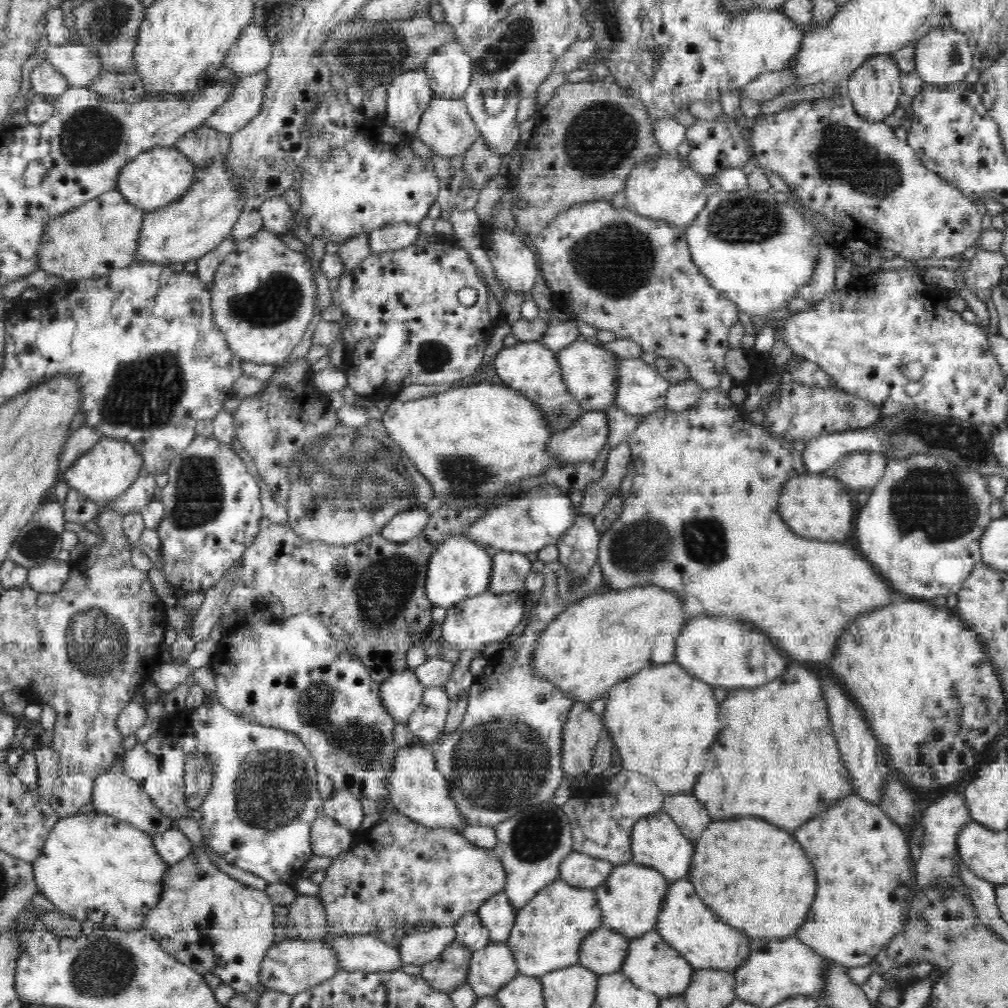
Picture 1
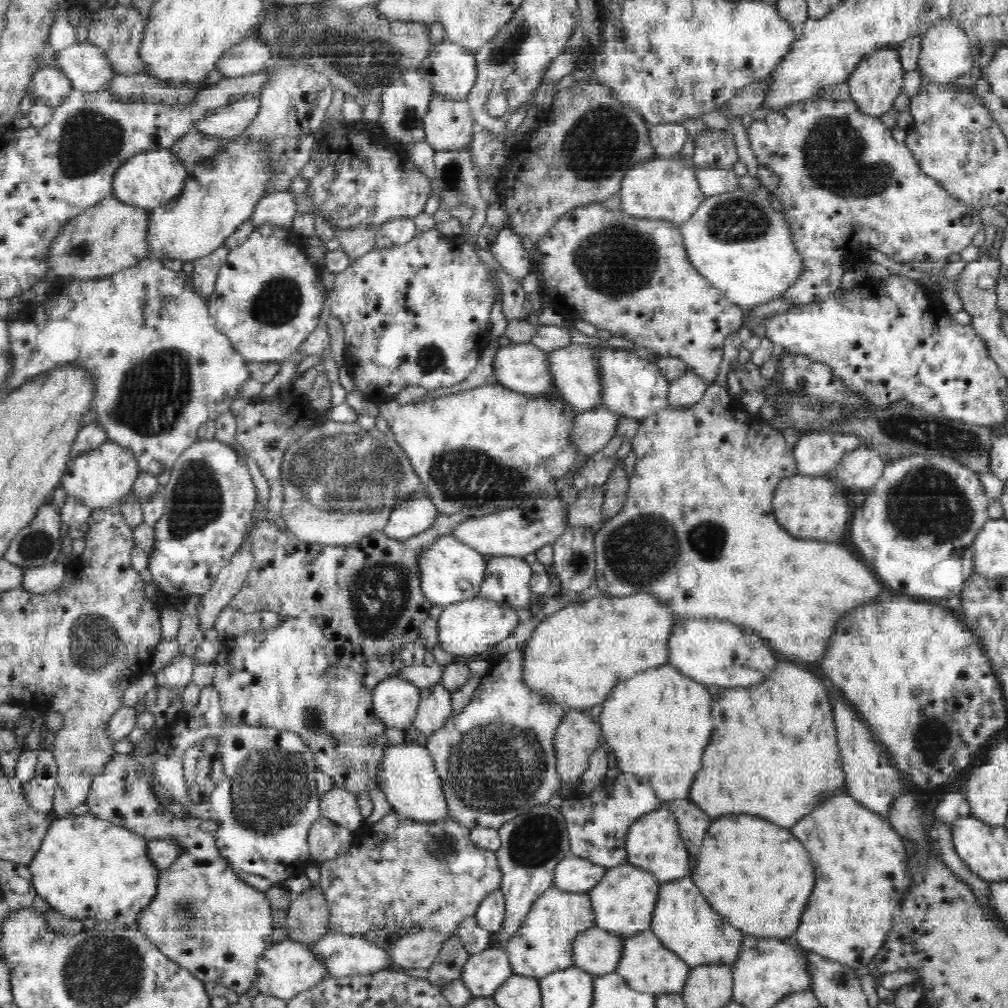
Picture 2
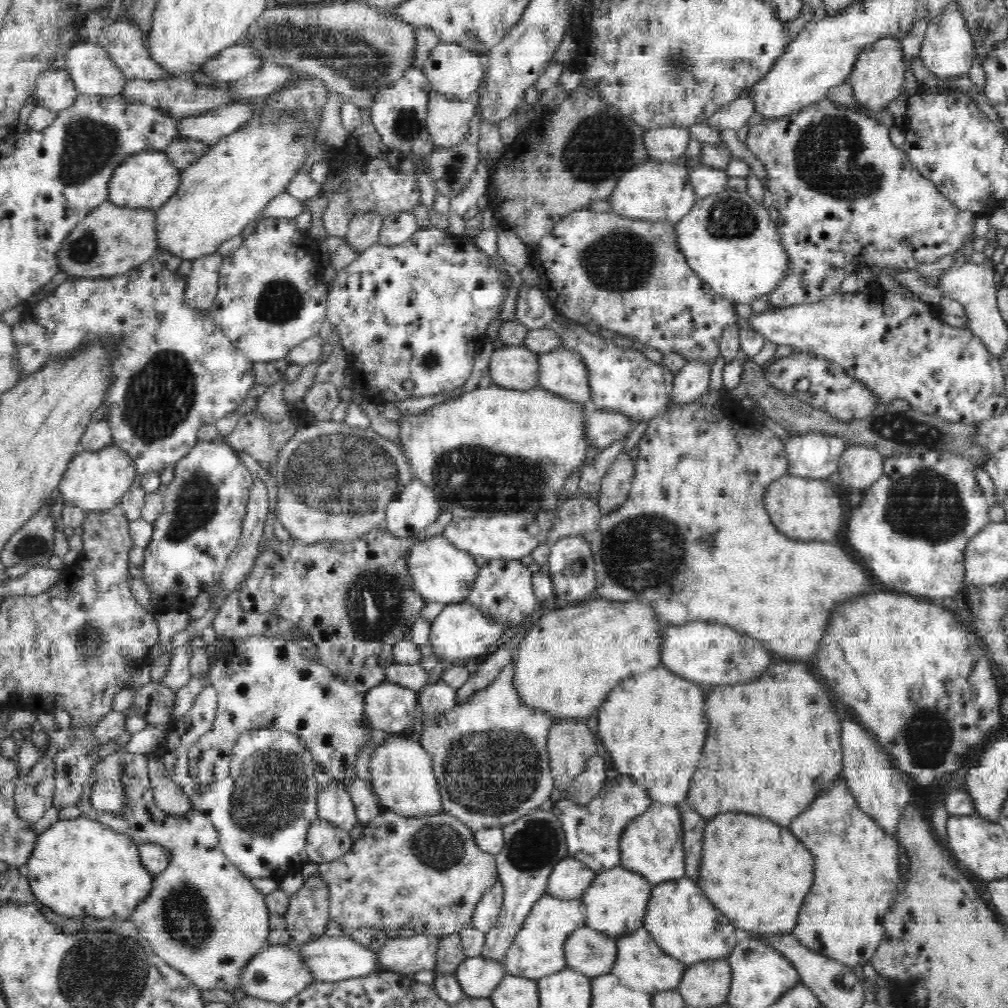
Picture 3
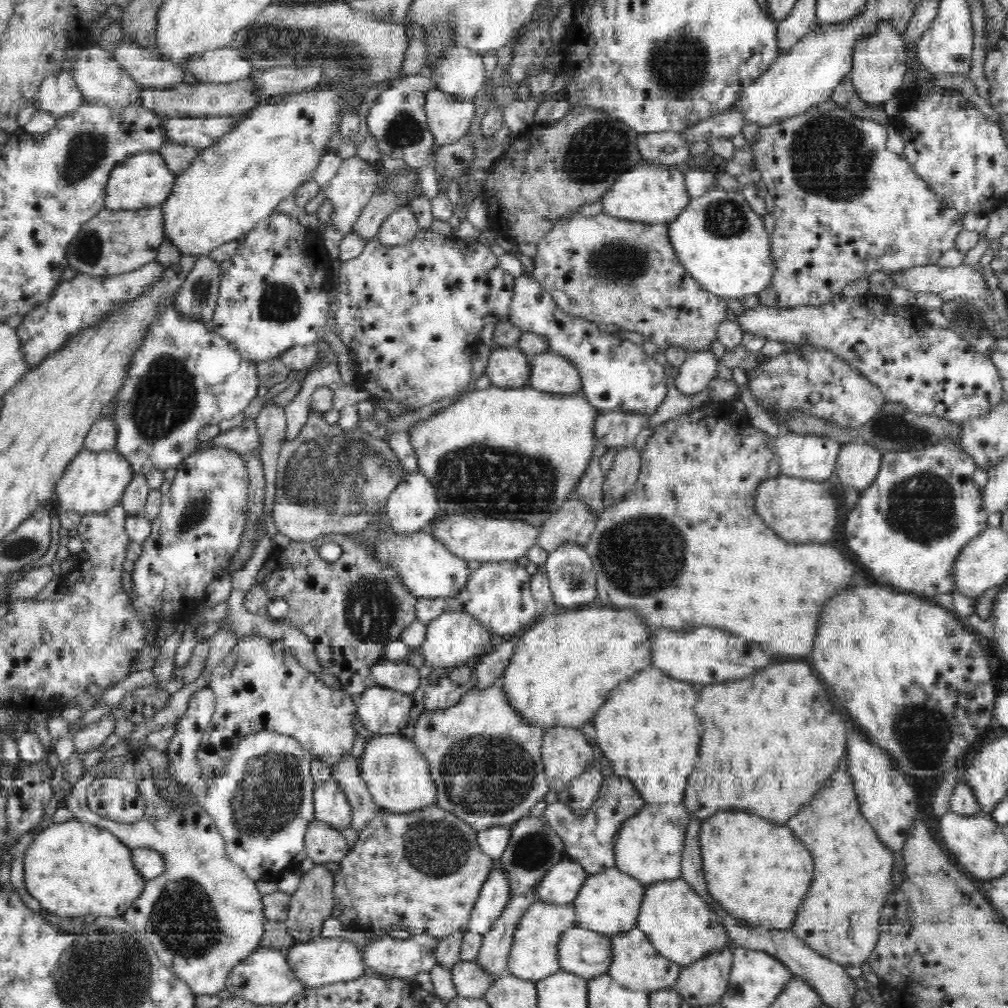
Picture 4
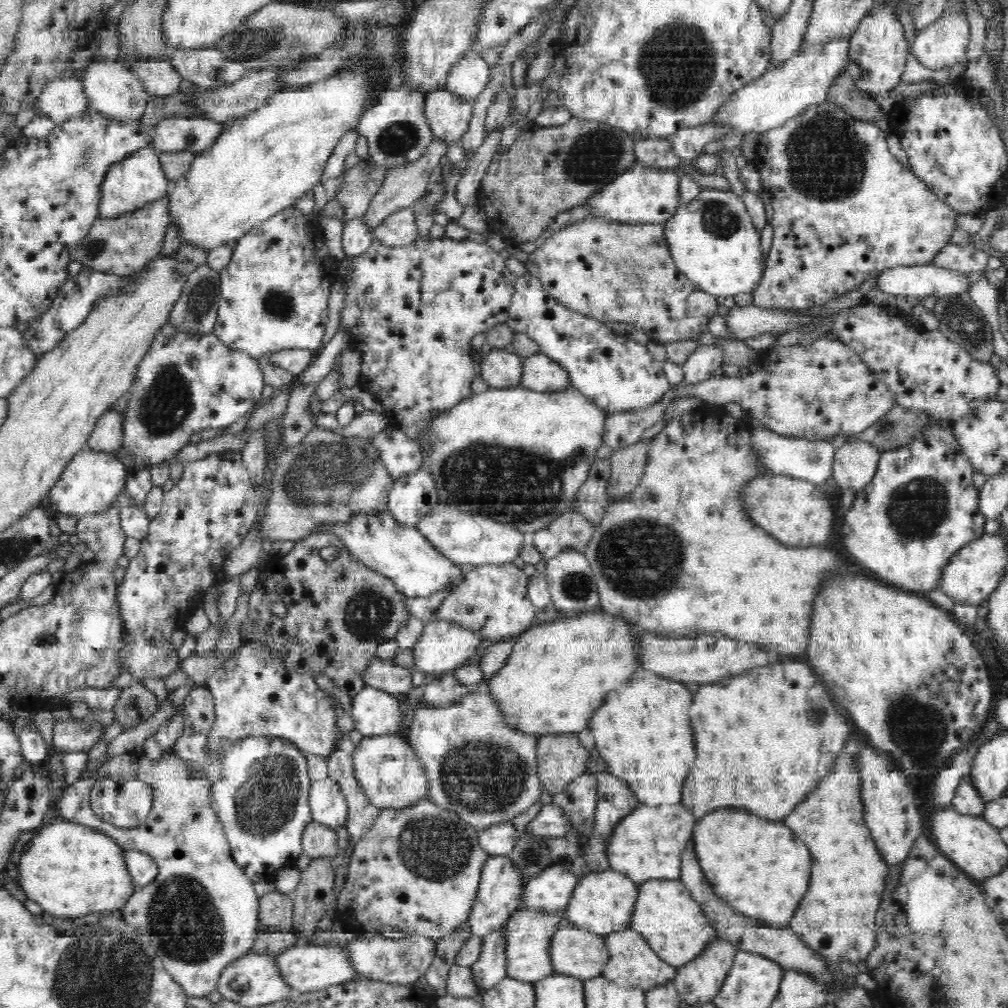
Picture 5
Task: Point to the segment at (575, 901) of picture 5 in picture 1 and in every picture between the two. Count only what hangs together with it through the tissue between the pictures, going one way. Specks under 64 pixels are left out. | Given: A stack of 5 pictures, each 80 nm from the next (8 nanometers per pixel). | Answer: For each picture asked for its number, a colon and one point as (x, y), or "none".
1: (631, 899)
2: (624, 900)
3: (617, 900)
4: (609, 903)

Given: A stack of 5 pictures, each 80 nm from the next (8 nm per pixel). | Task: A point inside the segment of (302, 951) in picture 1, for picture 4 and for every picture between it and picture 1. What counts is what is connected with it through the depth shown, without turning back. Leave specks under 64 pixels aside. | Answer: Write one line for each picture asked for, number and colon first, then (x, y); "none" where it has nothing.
2: (286, 968)
3: (277, 973)
4: (264, 977)

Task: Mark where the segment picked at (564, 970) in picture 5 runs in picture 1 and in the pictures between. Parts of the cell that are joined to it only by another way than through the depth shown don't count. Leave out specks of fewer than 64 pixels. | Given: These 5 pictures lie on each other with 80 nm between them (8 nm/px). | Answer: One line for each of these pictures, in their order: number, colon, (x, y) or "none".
1: (604, 951)
2: (597, 951)
3: (592, 952)
4: (581, 951)

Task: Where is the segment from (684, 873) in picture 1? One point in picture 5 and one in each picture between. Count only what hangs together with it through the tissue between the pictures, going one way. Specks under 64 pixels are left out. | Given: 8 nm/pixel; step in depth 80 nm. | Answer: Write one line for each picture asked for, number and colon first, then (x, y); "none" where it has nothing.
2: (653, 843)
3: (652, 844)
4: (649, 848)
5: (647, 845)

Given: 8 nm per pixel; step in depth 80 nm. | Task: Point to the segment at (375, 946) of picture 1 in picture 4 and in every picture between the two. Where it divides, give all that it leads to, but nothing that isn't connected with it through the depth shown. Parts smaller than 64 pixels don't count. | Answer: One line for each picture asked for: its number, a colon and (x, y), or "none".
2: (342, 954)
3: (329, 958)
4: (322, 961)

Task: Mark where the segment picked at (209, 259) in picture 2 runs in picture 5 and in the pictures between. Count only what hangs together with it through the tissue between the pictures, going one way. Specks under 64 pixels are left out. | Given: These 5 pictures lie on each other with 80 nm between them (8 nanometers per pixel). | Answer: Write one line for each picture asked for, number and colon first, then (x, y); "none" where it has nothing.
3: (201, 284)
4: (198, 296)
5: (196, 310)

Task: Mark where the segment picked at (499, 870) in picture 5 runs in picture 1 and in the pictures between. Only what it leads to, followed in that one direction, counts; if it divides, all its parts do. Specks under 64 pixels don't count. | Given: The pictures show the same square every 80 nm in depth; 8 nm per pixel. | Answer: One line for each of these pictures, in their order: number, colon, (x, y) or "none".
1: (497, 914)
2: (491, 912)
3: (486, 912)
4: (493, 897)

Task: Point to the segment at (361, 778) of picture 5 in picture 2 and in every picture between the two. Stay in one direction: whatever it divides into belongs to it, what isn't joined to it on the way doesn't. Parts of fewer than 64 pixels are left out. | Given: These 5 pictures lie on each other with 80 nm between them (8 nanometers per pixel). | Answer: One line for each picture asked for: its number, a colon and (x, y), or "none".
2: (408, 778)
3: (401, 771)
4: (397, 775)

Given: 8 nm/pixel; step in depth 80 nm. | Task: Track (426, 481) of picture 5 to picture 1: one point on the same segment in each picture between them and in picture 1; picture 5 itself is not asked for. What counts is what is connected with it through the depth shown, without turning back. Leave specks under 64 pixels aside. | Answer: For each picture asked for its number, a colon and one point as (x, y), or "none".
1: (404, 526)
2: (414, 516)
3: (415, 507)
4: (410, 507)

